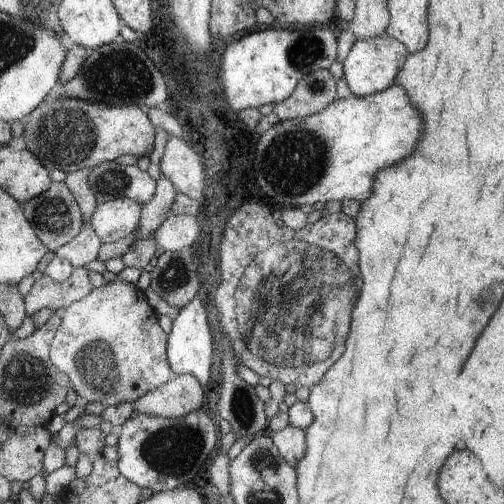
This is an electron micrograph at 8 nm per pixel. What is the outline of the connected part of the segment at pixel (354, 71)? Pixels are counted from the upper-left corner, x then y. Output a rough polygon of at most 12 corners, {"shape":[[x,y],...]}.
{"shape":[[387,34],[354,40],[343,60],[351,94],[392,86],[409,53]]}

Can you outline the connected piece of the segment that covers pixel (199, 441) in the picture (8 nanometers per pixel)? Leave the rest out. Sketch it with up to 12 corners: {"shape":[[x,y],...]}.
{"shape":[[201,409],[133,411],[119,471],[154,494],[188,484],[220,438]]}

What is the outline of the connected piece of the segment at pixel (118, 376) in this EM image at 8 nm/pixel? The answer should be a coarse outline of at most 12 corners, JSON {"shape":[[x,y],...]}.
{"shape":[[107,282],[61,310],[50,362],[85,403],[177,377],[145,292]]}

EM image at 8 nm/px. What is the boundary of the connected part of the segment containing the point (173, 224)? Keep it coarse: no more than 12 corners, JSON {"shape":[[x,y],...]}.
{"shape":[[170,215],[153,234],[164,253],[192,249],[197,217]]}

